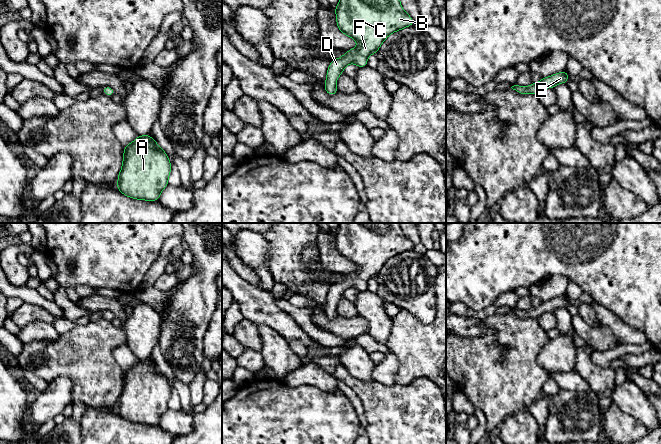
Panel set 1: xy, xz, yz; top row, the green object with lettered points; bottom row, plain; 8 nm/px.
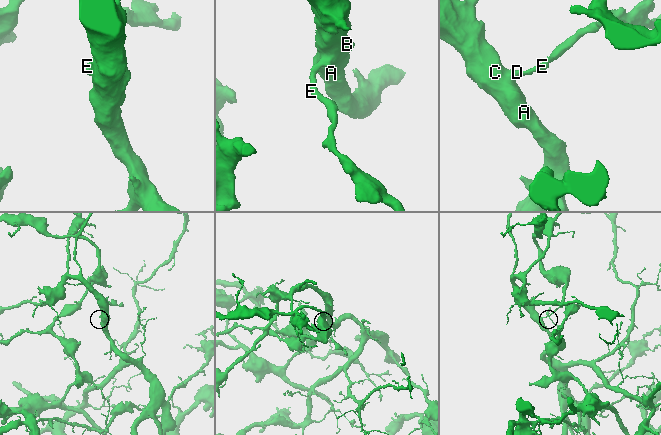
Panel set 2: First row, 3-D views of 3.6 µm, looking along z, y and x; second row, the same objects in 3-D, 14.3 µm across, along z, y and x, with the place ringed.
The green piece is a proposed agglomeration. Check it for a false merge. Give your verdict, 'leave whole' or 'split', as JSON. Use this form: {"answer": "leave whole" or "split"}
{"answer": "leave whole"}

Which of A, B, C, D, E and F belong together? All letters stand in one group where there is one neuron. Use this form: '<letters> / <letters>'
A B C D E F

